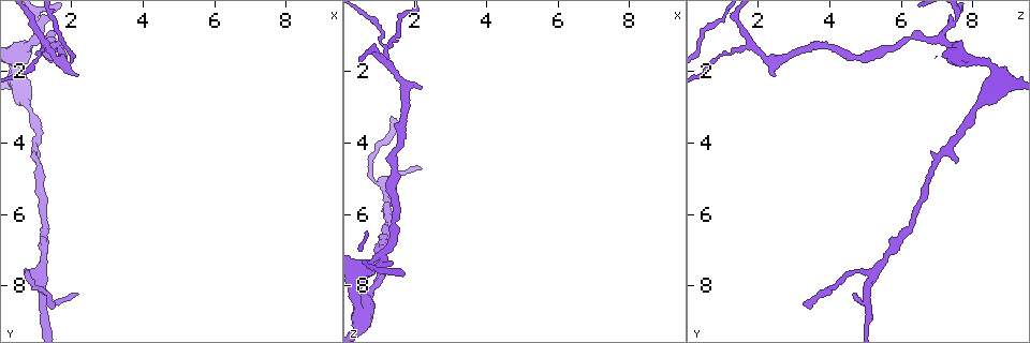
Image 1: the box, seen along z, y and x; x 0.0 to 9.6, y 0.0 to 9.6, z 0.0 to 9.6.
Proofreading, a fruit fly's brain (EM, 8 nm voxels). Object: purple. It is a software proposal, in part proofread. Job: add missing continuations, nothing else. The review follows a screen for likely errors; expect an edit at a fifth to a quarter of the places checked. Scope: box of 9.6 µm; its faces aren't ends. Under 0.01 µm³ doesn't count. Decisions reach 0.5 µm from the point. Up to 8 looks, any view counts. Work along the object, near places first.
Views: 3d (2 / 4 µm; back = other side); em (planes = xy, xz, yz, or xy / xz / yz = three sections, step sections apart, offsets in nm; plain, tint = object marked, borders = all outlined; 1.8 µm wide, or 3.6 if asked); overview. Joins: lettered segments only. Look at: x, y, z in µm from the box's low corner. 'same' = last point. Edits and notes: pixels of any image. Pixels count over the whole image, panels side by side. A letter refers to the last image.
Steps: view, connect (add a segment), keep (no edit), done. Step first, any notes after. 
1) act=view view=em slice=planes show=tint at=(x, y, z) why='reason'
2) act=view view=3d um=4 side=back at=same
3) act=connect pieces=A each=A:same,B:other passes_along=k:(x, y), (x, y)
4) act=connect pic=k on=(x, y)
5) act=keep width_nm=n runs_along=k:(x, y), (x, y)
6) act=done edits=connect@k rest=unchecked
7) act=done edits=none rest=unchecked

act=view view=3d um=4 at=(1.00, 1.10, 7.15) why='abrupt turn'

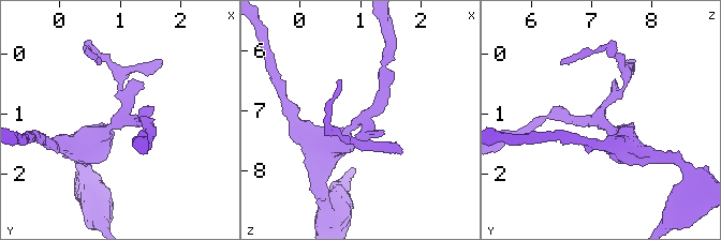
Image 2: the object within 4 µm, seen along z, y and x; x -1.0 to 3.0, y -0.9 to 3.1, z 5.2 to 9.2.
act=view view=em slice=planes show=tint at=(1.00, 1.10, 7.20) arms=3 why='need the tissue'

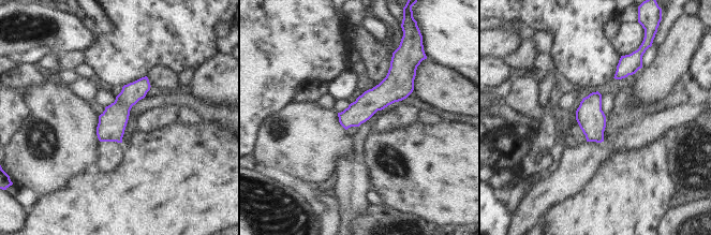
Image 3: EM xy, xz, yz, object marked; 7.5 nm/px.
act=view view=em slice=planes show=borders at=same why='what lies round it'

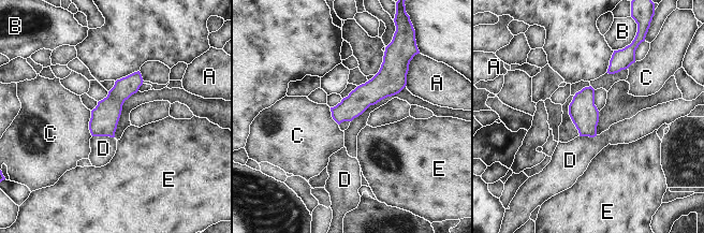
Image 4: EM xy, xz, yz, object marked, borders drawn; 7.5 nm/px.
act=keep each=A:other,B:other,C:other,D:other,E:other runs_along=4:(385, 59), (385, 74), (338, 119) found='none of them fits'

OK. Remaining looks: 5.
act=view view=em slice=planes show=borders at=(2.15, 2.15, 2.50) why='an open end'

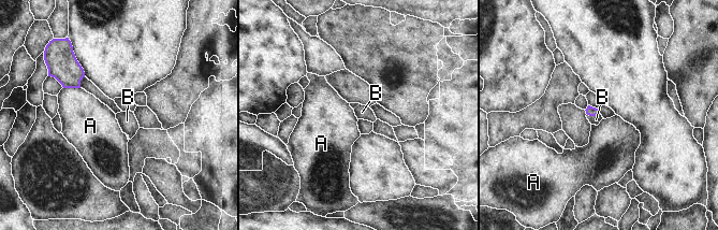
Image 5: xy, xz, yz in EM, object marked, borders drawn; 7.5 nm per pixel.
act=connect pieces=B each=A:other,B:same passes_along=5:(590, 111), (592, 115), (596, 119) found='the neuron continues'

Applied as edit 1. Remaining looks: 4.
act=view view=3d um=2 side=back at=(2.20, 8.20, 4.70) why='an open end'

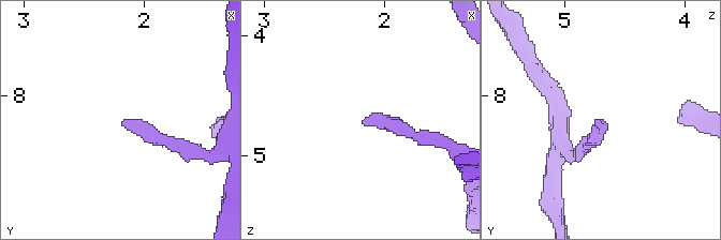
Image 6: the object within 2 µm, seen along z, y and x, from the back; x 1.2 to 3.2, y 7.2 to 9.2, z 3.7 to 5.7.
act=view view=em slice=xz step=8 show=tint at=(2.18, 8.24, 4.72) why='need the tissue'

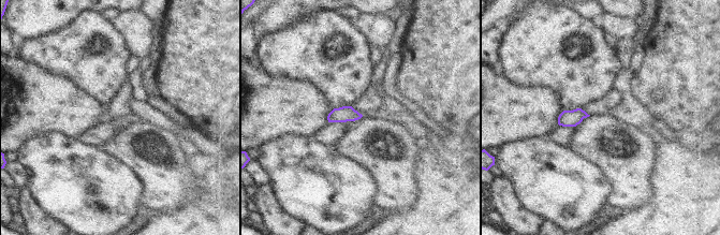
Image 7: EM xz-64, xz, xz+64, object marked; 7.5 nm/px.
act=view view=em slice=planes show=borders at=same why='another direction'

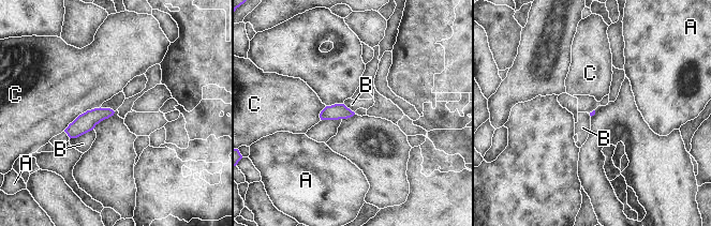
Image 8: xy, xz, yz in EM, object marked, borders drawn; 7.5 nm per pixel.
act=keep each=A:other,B:other,C:other border=8:(92, 129), (70, 139) found='none of them fits'

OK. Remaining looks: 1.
act=done edits=connect@5 rest=unchecked

